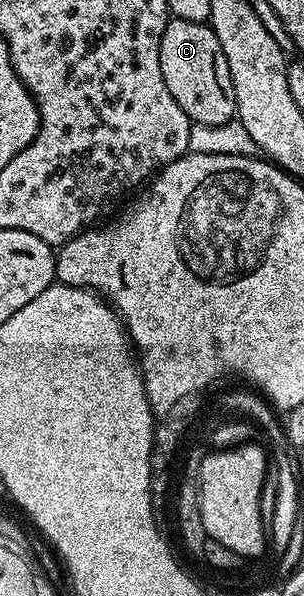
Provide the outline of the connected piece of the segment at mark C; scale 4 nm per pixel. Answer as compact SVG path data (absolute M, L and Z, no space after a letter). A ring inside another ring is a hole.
M171 18L160 40L160 72L164 72L164 84L172 92L172 100L184 108L191 123L199 126L215 126L235 121L238 105L232 84L232 72L228 72L228 60L216 32L209 24Z

